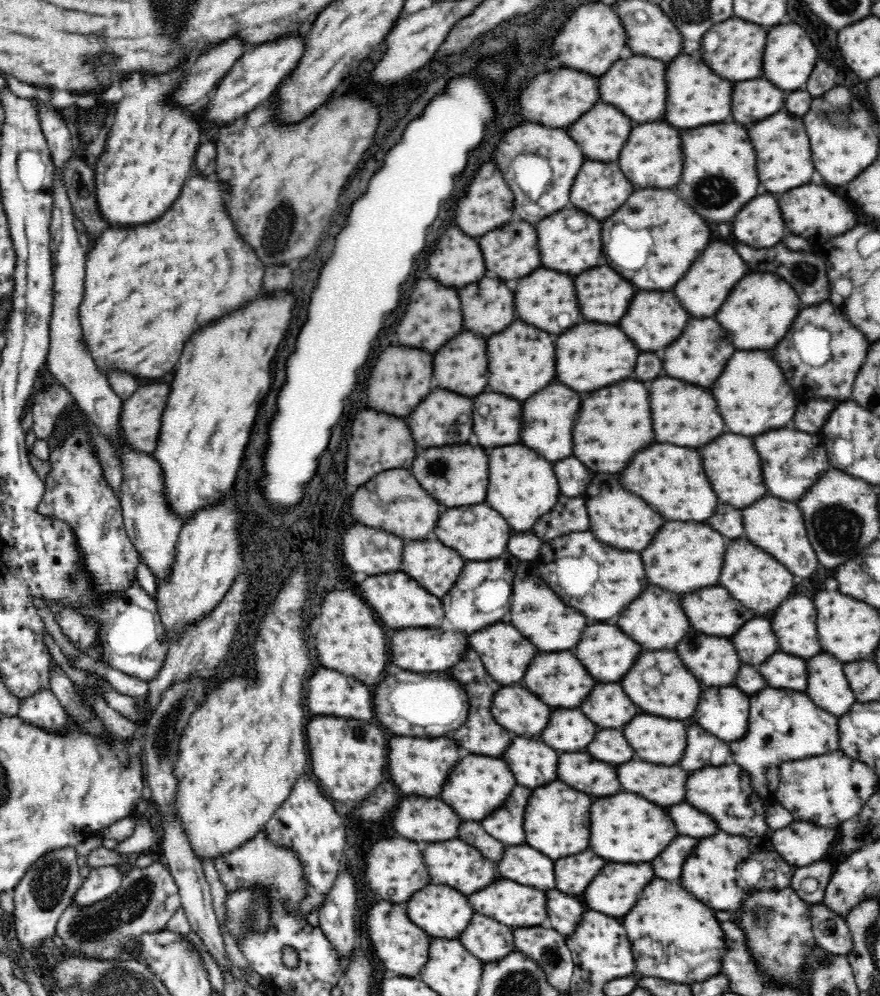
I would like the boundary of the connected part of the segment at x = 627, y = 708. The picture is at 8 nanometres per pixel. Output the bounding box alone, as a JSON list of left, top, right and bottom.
[580,684,640,728]

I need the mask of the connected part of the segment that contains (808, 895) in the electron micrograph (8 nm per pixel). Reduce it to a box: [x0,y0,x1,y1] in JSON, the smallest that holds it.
[789,859,834,902]

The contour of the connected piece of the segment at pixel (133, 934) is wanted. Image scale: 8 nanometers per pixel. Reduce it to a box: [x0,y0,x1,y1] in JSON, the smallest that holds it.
[55,855,181,960]

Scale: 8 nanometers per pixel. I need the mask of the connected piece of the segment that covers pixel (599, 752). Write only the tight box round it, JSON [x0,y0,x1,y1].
[588,730,634,764]

